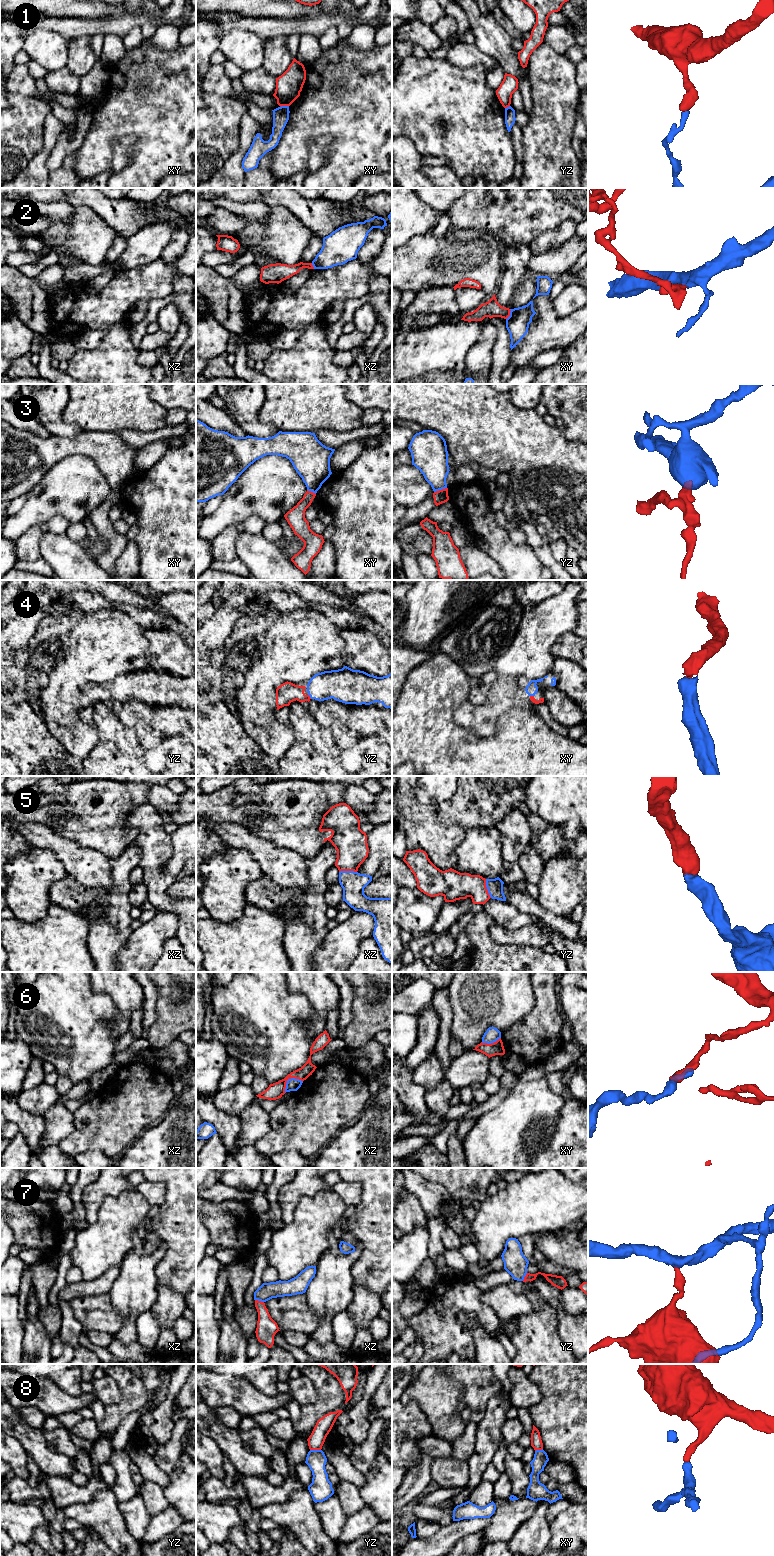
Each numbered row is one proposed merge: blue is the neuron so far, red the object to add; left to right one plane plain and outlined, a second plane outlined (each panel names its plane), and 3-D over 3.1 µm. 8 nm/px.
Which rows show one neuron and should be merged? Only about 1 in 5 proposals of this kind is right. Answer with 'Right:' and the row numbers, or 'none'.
Right: 4, 5

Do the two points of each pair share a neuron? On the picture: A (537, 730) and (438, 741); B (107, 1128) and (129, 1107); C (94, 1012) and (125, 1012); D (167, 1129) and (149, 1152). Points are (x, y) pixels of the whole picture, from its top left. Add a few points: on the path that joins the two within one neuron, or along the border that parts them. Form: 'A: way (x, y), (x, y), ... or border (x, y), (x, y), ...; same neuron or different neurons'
A: way (512, 747), (463, 747); same neuron
B: way (112, 1123), (124, 1111); same neuron
C: border (104, 993), (118, 1010), (111, 1022), (112, 1035); different neurons
D: way (160, 1133), (157, 1134), (156, 1145); same neuron

